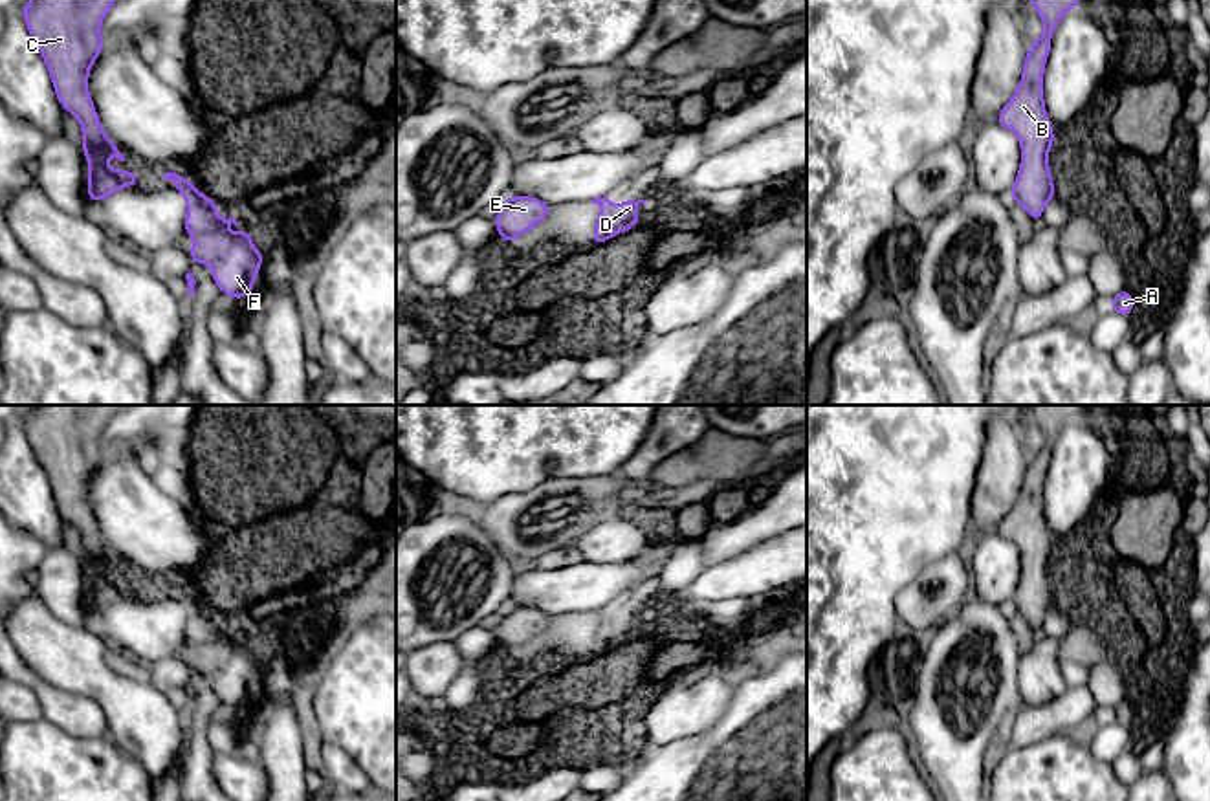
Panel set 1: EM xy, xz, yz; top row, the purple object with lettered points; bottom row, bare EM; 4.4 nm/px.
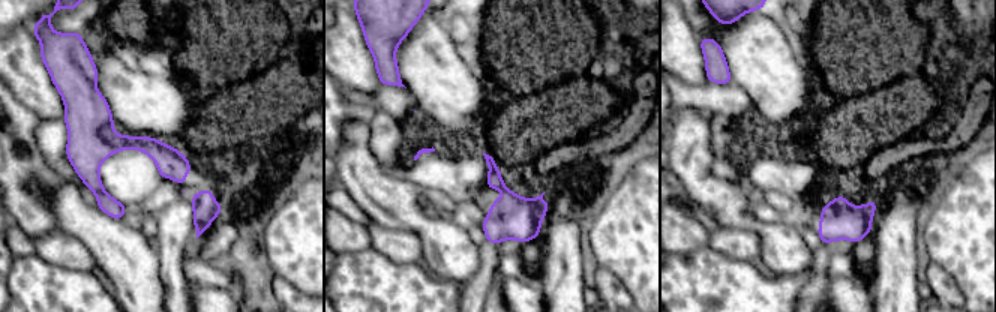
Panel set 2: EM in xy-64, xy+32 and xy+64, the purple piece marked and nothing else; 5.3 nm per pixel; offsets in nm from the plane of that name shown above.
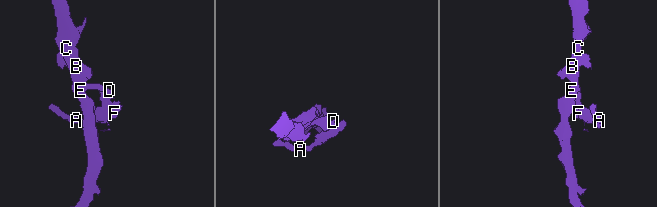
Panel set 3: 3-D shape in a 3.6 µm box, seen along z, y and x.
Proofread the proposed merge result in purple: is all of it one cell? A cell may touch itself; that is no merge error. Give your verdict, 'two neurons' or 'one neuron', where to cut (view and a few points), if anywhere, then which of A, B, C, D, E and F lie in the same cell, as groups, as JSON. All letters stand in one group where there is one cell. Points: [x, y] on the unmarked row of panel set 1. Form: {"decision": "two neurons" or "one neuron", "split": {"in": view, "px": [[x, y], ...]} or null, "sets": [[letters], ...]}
{"decision": "one neuron", "split": null, "sets": [["A", "B", "C", "D", "E", "F"]]}

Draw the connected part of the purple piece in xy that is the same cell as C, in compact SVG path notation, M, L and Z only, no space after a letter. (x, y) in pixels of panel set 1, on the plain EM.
M35 405L20 422L35 456L48 475L59 515L72 522L82 539L82 561L88 568L90 612L136 596L141 588L130 581L104 576L110 566L125 572L117 555L103 543L86 499L90 478L103 462L99 438L117 405Z

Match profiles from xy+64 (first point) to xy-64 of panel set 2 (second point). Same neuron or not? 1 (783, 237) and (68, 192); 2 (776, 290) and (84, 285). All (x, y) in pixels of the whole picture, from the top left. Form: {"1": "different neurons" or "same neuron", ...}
{"1": "same neuron", "2": "same neuron"}

